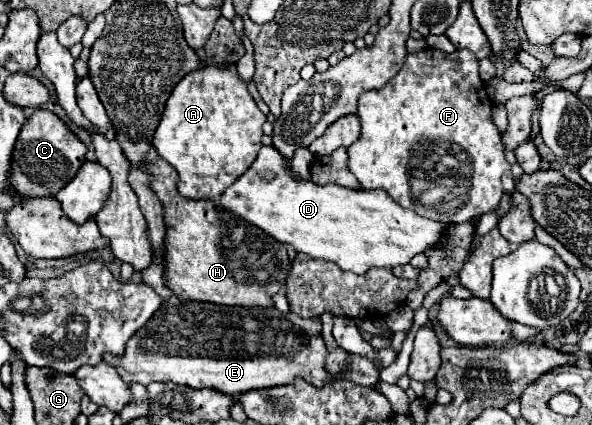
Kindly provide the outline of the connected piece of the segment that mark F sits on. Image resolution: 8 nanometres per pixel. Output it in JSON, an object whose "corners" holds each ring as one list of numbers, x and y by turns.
{"corners":[[426,47,422,51,408,53,406,63,400,69,400,73,394,79,390,79,382,89,372,89,372,91,360,95,358,117,360,117,360,123,362,123,362,133,360,133,360,139,354,145,348,147,348,169,356,175,356,179,360,181,360,185,364,189,384,189,398,205,412,209,418,215,430,217,430,219,440,221,440,223,464,223,464,221,470,221,470,219,478,219,486,211,498,207,500,197,504,193,500,177,506,169,510,169,510,165,504,157,504,145,500,143,500,131,492,121,492,101,486,93,486,87,484,87,484,81,480,79,478,69,480,69,480,63,478,63,474,53,468,53,468,49,444,53,440,49]]}

